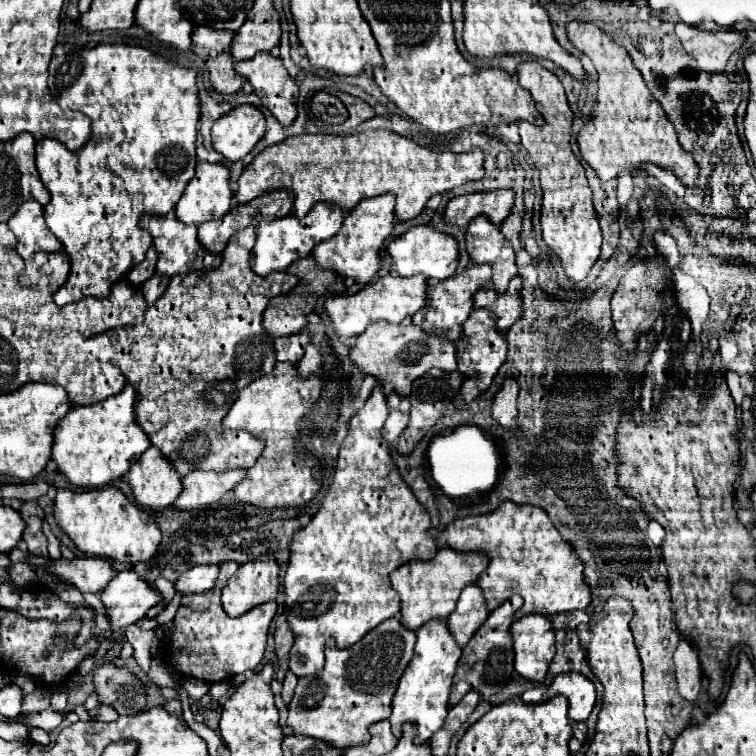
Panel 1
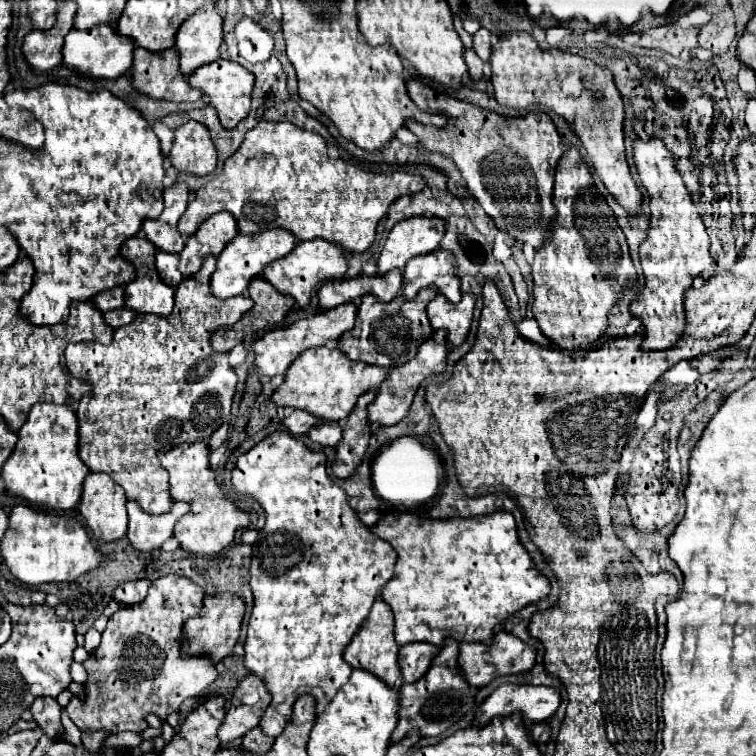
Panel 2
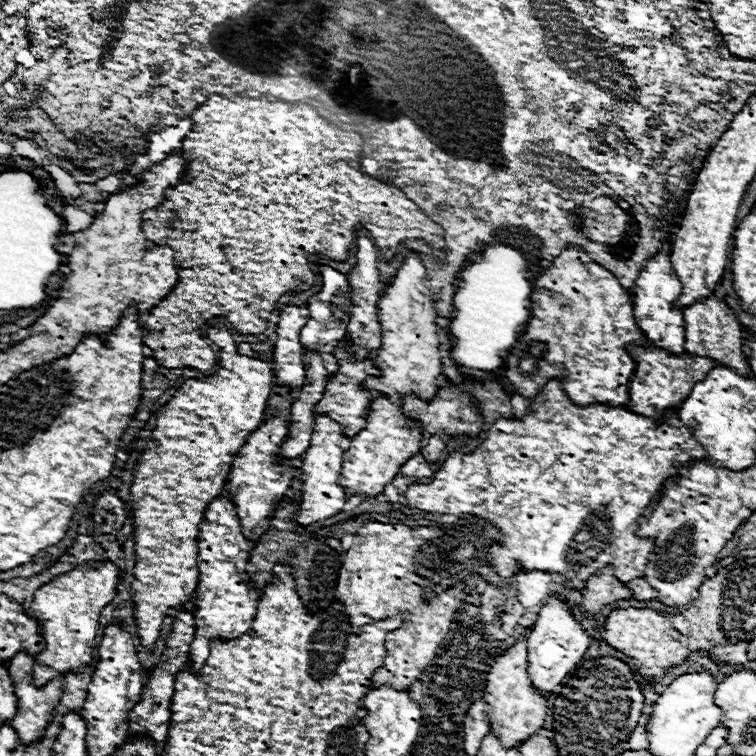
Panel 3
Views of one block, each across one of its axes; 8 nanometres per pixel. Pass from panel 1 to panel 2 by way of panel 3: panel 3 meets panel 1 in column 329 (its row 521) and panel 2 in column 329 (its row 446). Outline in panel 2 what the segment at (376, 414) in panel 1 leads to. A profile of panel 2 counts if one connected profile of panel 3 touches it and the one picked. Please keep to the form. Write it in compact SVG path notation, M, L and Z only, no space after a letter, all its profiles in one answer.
M286 430L270 434L250 452L242 454L238 466L232 470L232 484L238 492L258 500L266 510L266 526L260 530L258 542L254 544L250 568L254 610L248 622L244 664L252 674L264 678L272 694L272 704L264 712L260 728L268 736L278 736L290 722L292 706L298 696L314 694L320 712L332 702L344 682L348 682L352 666L342 658L344 646L348 646L368 616L376 596L394 576L396 550L360 522L346 492L328 478L326 454L312 452Z

